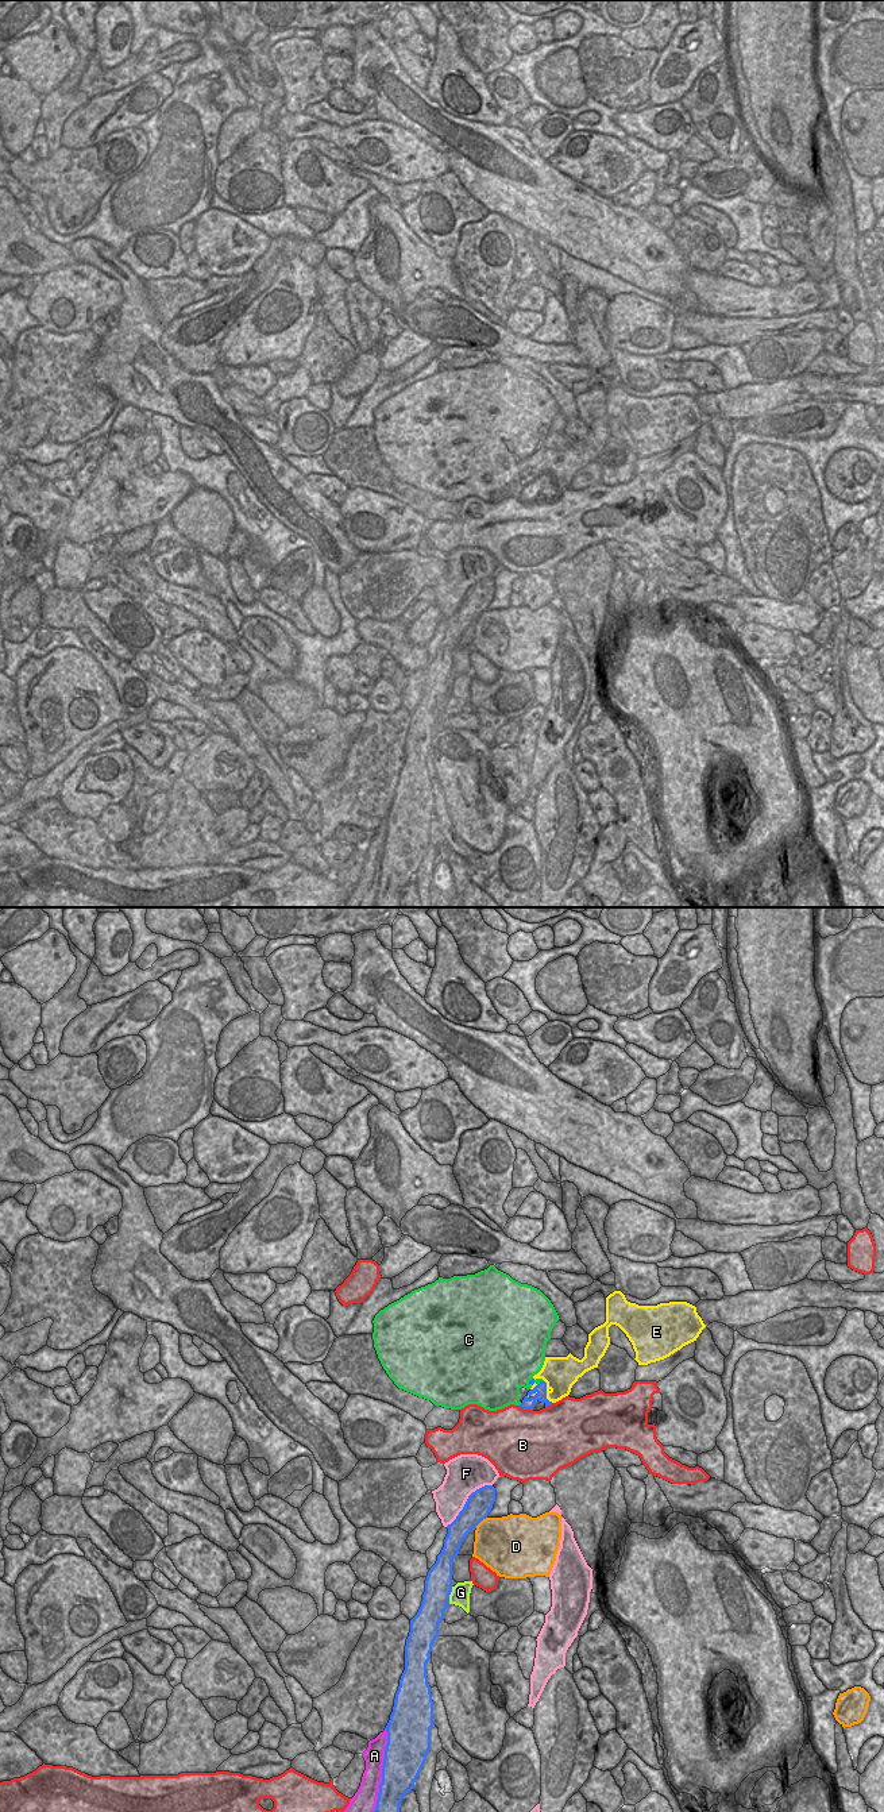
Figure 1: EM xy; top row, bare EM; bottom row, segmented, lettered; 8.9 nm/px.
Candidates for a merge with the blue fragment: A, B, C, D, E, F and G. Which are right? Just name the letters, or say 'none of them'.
E

